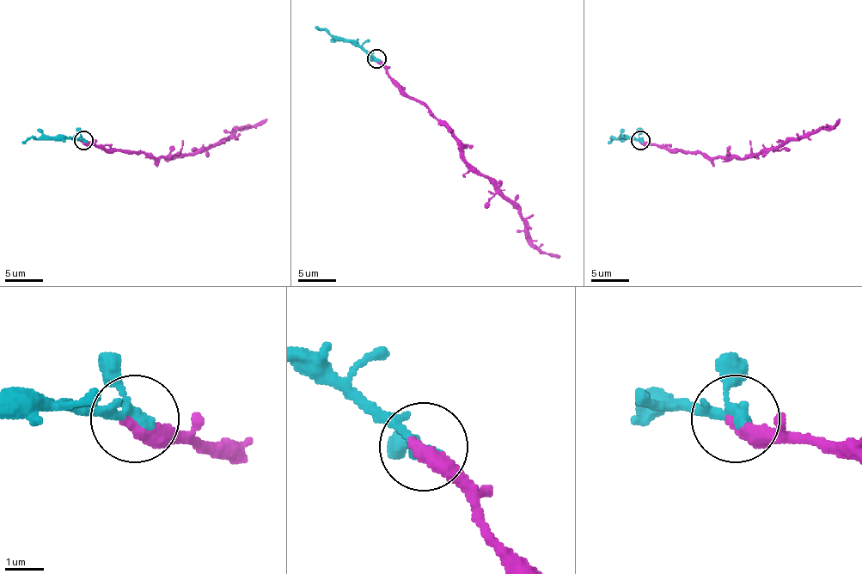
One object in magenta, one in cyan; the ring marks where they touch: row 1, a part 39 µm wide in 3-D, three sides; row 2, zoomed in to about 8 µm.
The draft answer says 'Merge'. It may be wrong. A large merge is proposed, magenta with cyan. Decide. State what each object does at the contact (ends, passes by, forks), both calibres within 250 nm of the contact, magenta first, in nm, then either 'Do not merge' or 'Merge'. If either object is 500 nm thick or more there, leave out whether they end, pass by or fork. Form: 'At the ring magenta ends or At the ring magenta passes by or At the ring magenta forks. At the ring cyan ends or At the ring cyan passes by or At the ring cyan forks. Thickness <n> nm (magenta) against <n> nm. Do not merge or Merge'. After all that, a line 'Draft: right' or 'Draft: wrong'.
At the ring magenta ends. At the ring cyan passes by. Thickness 400 nm (magenta) against 280 nm. Merge
Draft: right

